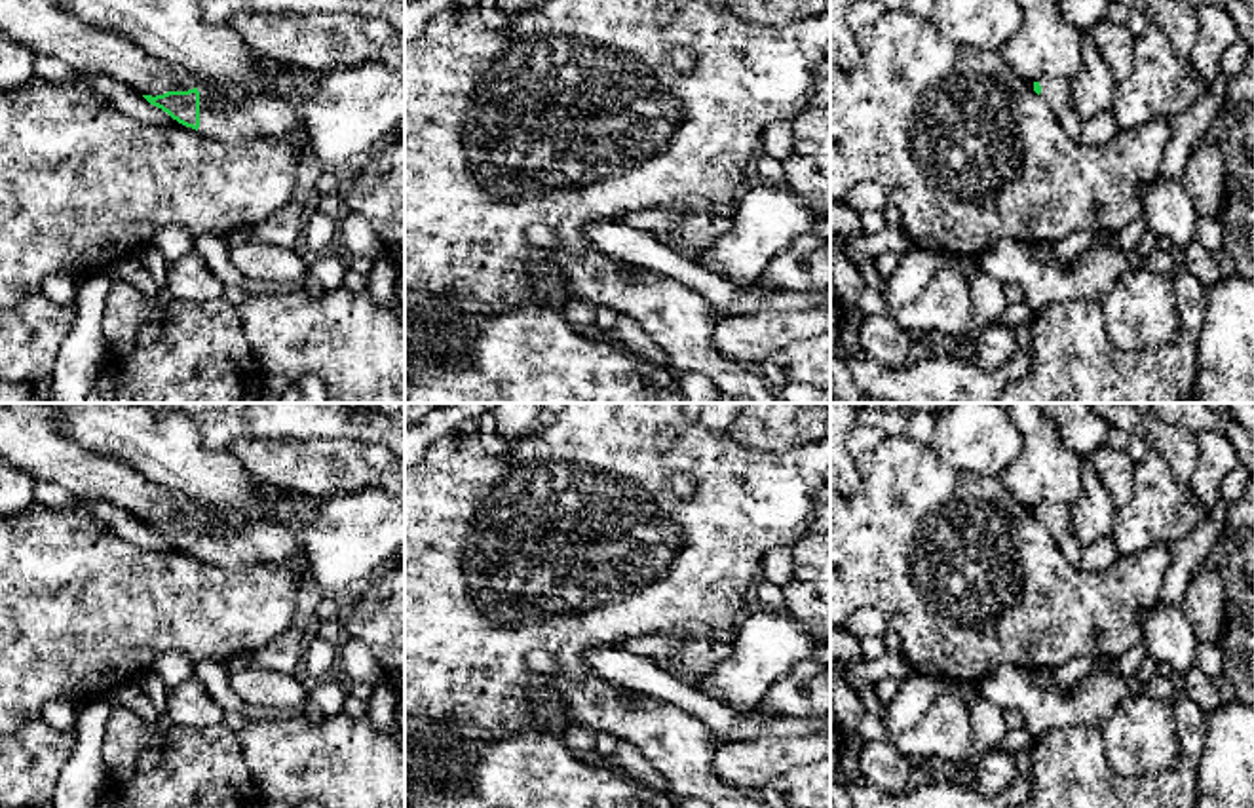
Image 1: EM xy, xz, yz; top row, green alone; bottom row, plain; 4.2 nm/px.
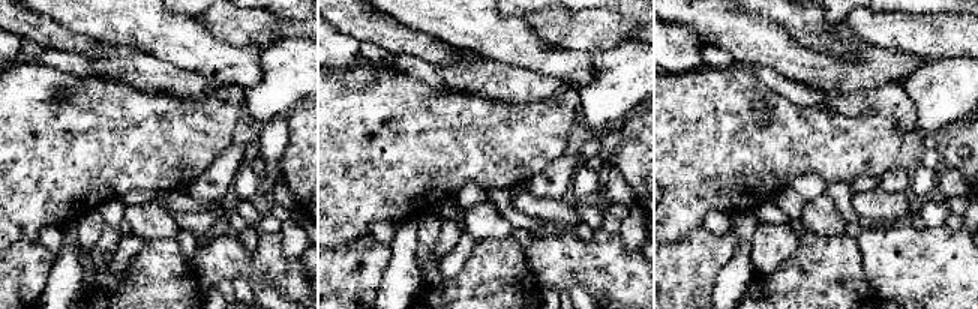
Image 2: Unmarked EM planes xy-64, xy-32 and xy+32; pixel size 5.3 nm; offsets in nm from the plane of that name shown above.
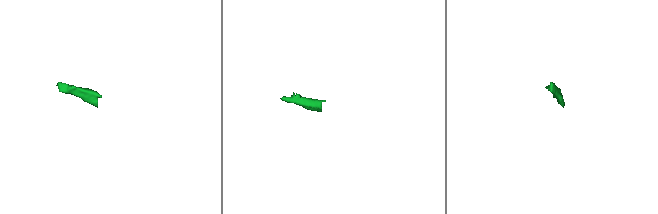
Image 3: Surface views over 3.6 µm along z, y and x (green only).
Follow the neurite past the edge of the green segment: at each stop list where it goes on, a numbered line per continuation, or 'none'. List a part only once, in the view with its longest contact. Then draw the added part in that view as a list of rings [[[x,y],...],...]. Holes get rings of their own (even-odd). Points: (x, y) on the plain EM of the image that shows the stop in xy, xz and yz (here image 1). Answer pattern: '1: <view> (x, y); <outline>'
1: xy (230, 546); [[[201,521],[198,559],[220,568],[239,568],[256,563],[291,567],[300,582],[310,574],[296,529],[274,521],[247,521],[241,527]]]

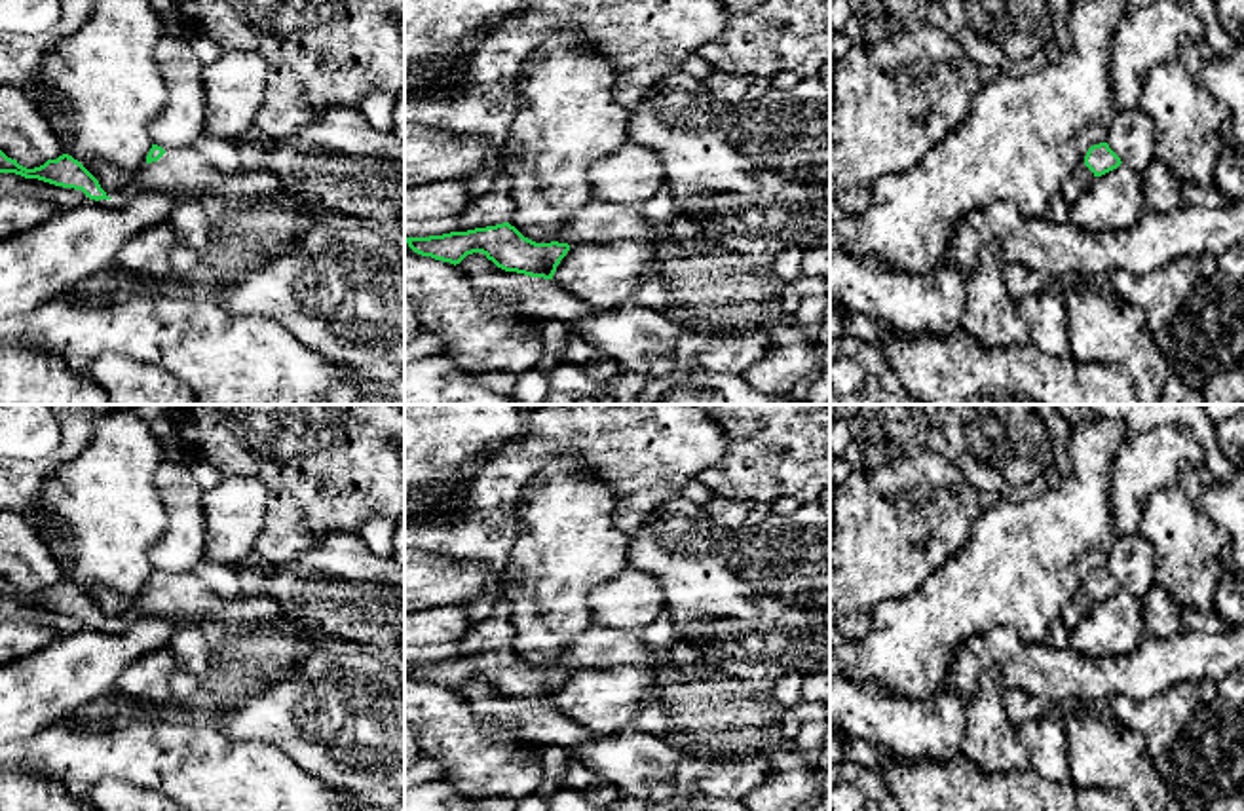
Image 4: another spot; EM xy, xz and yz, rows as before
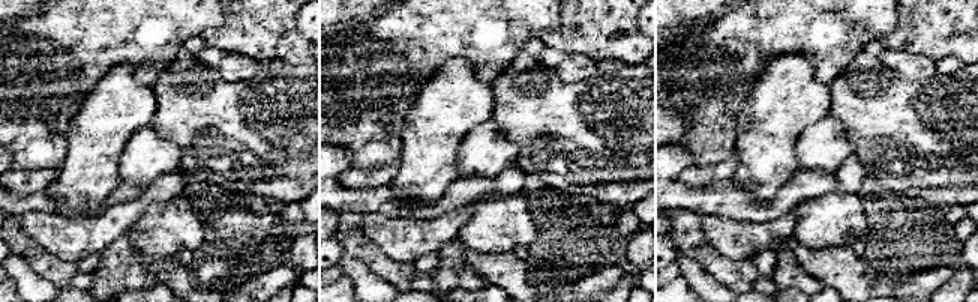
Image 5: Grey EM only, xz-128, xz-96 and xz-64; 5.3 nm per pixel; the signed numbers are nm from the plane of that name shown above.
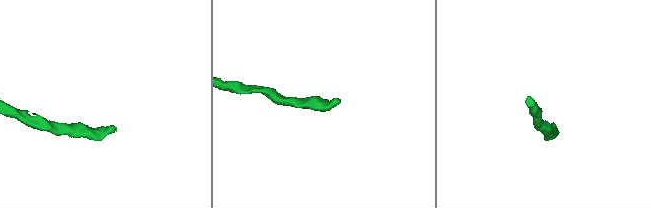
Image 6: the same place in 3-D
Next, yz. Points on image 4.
1: yz (1075, 610); [[[1083,589],[1062,608],[1060,619],[1071,631],[1088,615],[1094,604],[1094,598]]]

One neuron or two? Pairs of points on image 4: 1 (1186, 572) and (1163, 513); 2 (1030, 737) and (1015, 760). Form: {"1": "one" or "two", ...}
{"1": "one", "2": "two"}

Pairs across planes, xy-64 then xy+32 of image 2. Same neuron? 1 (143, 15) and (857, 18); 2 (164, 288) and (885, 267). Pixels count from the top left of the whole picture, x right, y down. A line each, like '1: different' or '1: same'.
1: different
2: different

